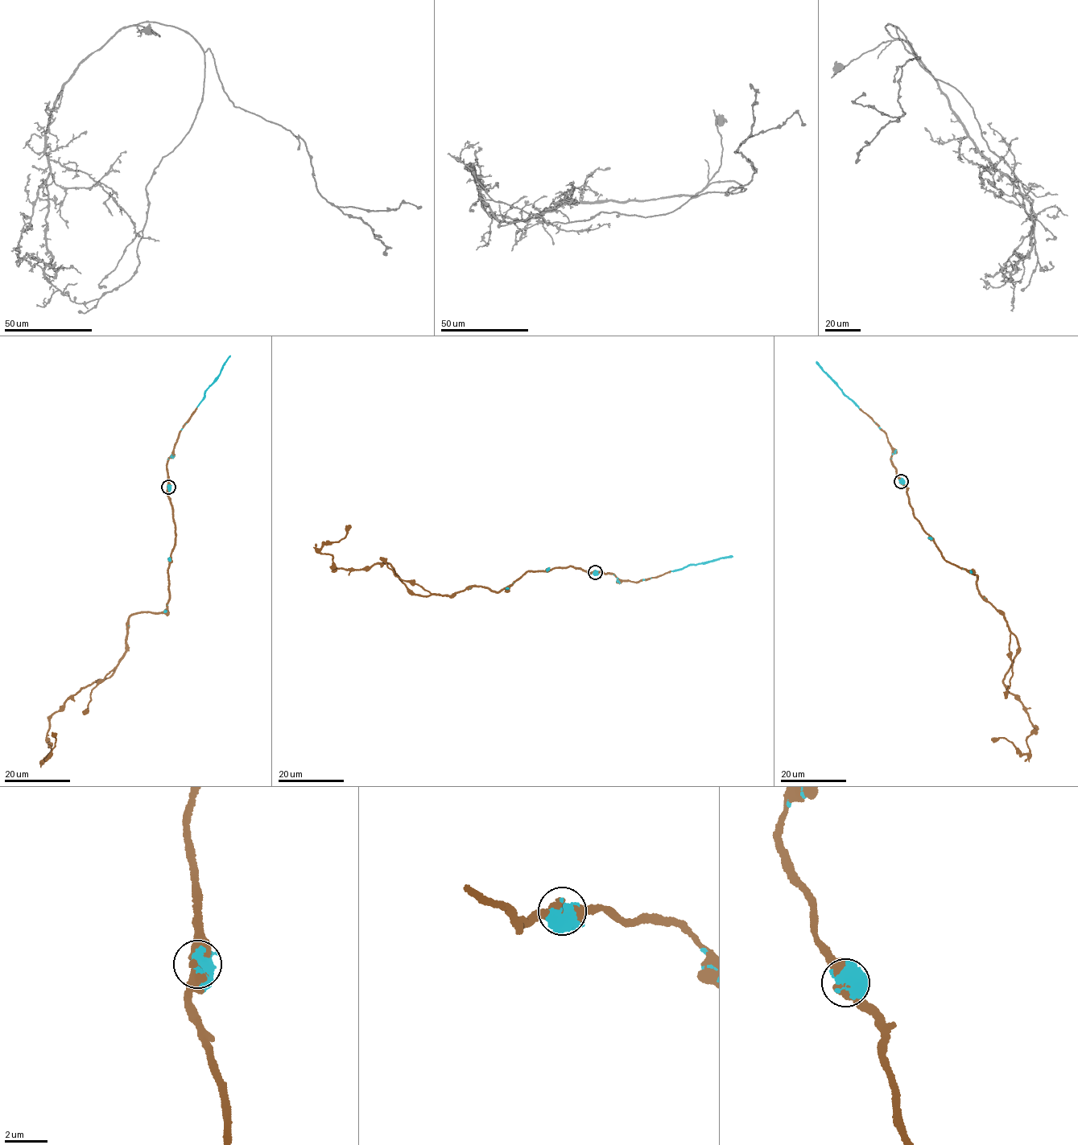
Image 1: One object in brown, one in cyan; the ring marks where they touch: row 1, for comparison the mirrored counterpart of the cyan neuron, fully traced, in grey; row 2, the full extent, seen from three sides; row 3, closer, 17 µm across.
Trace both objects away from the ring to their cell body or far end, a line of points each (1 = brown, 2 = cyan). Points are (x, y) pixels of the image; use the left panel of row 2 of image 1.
1: (168, 488), (175, 533), (166, 608), (130, 615), (109, 677), (51, 716), (43, 759), (55, 733)
2: (168, 488), (171, 558), (165, 609), (128, 625)

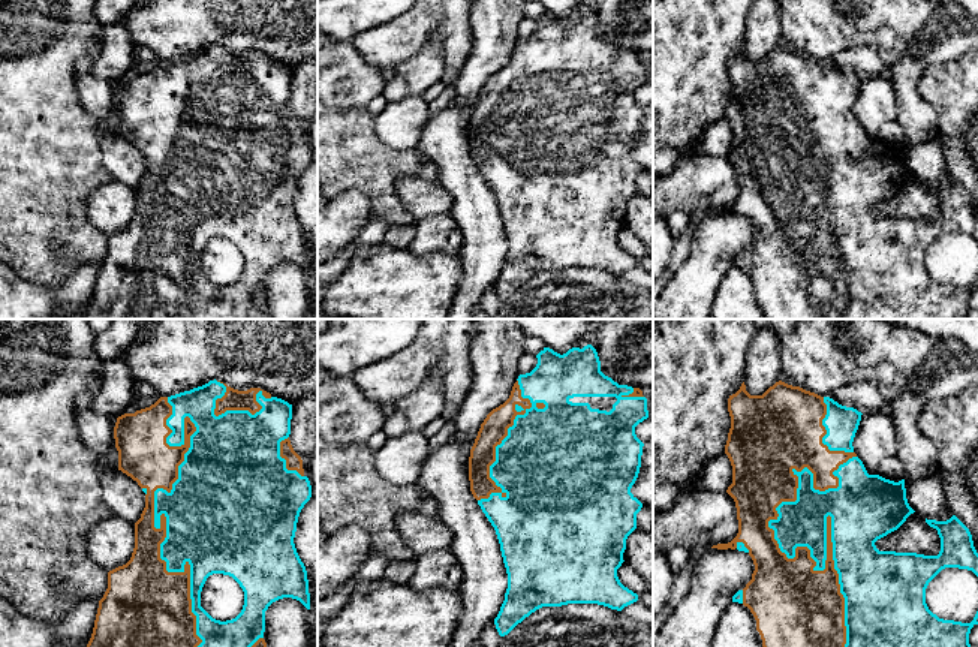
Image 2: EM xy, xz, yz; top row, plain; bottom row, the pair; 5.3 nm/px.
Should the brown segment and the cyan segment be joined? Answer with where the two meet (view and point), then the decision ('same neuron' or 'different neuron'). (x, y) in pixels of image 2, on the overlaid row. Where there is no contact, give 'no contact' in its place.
yz (808, 548) | same neuron

